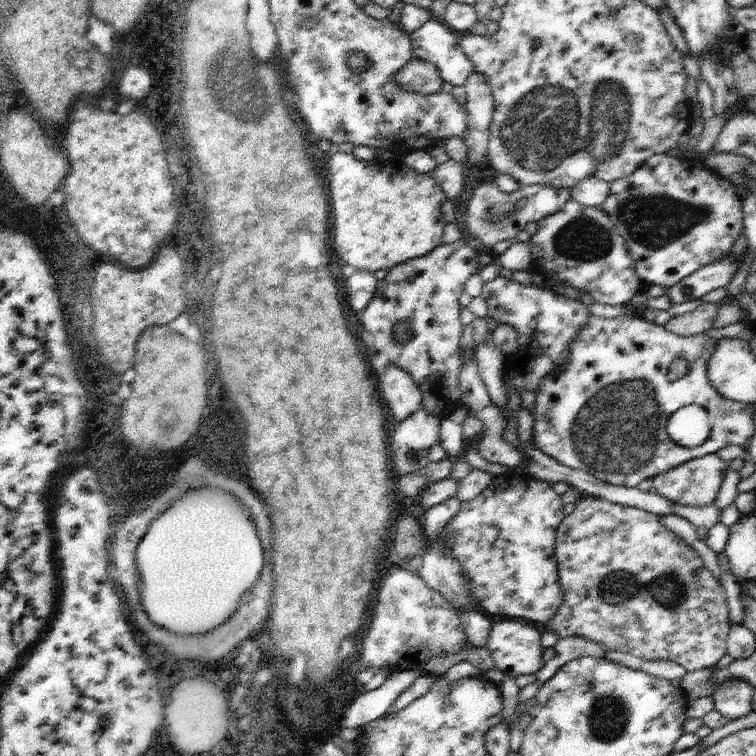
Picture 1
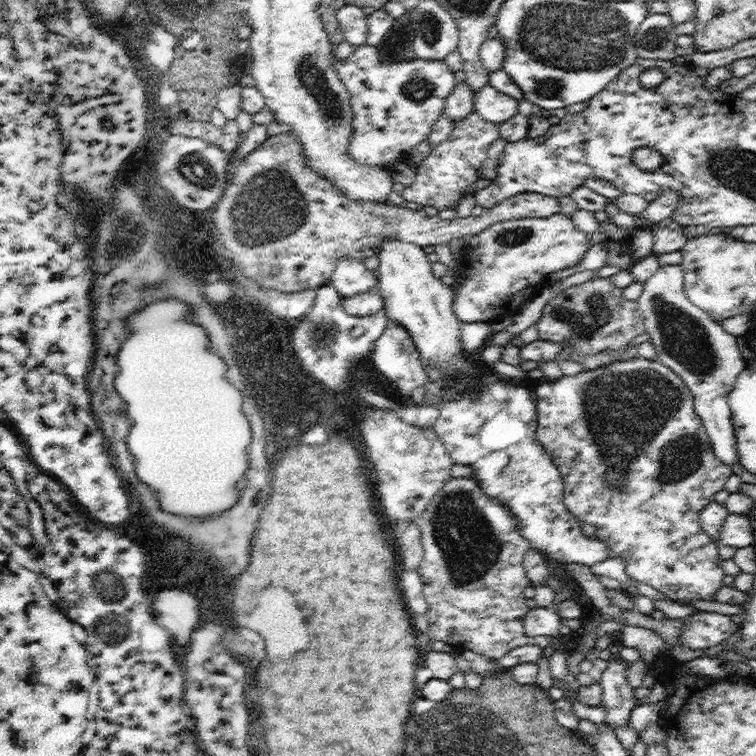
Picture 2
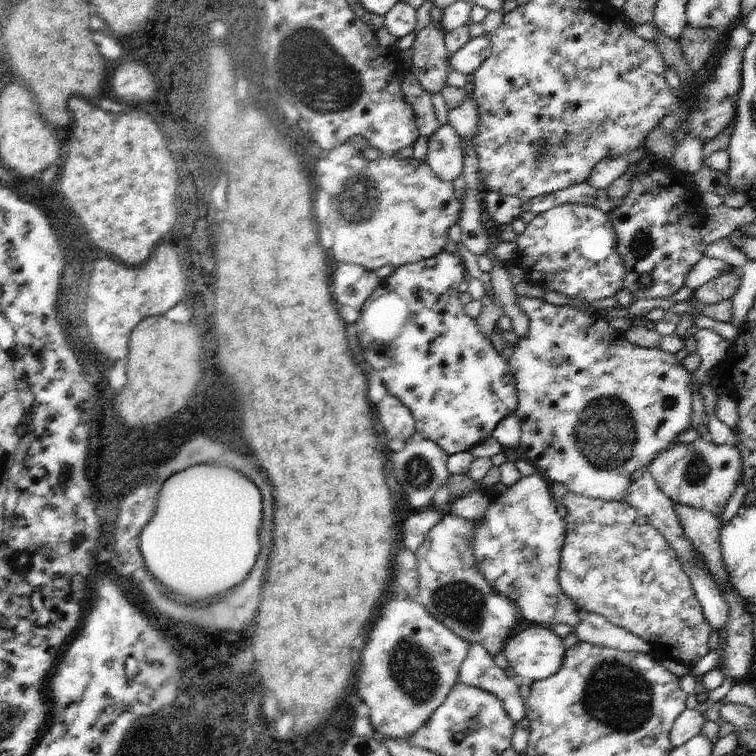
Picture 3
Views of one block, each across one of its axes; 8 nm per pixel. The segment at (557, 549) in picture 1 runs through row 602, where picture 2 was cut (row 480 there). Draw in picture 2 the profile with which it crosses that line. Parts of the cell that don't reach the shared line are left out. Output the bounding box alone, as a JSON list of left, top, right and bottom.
[531,358,733,602]

